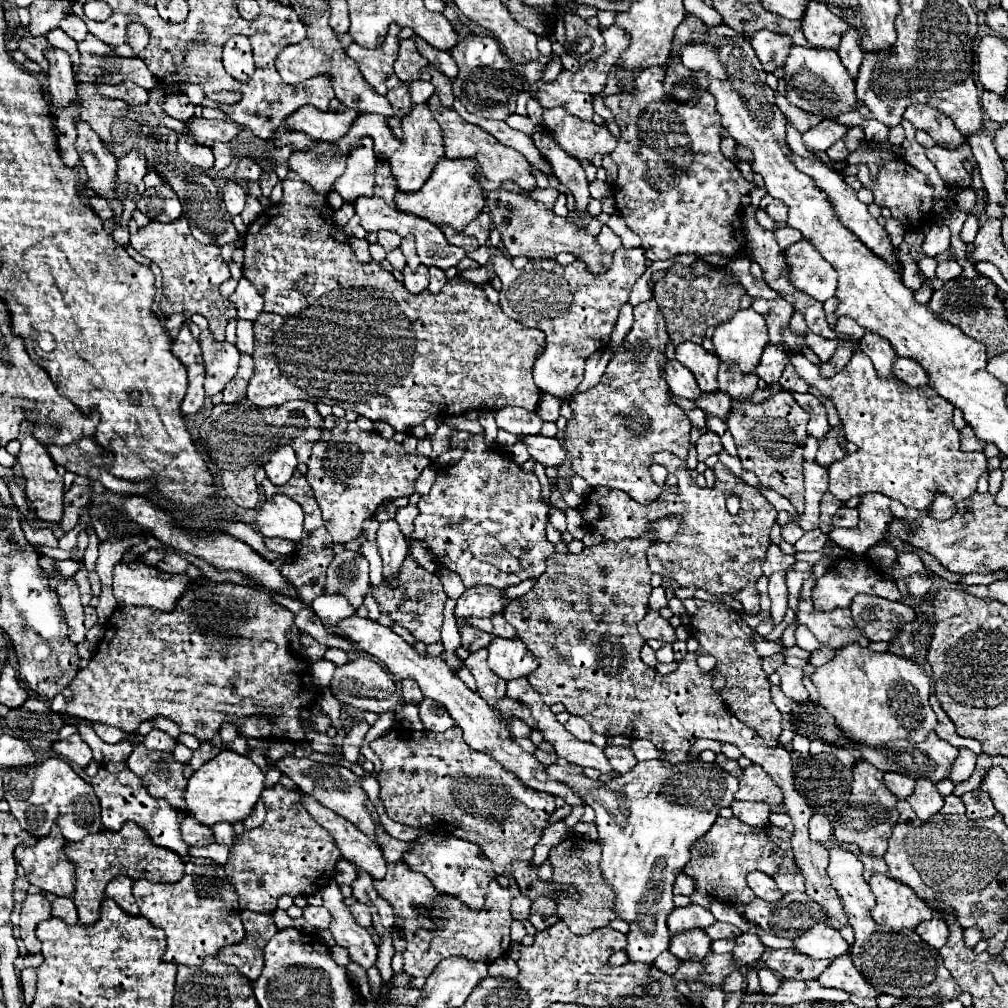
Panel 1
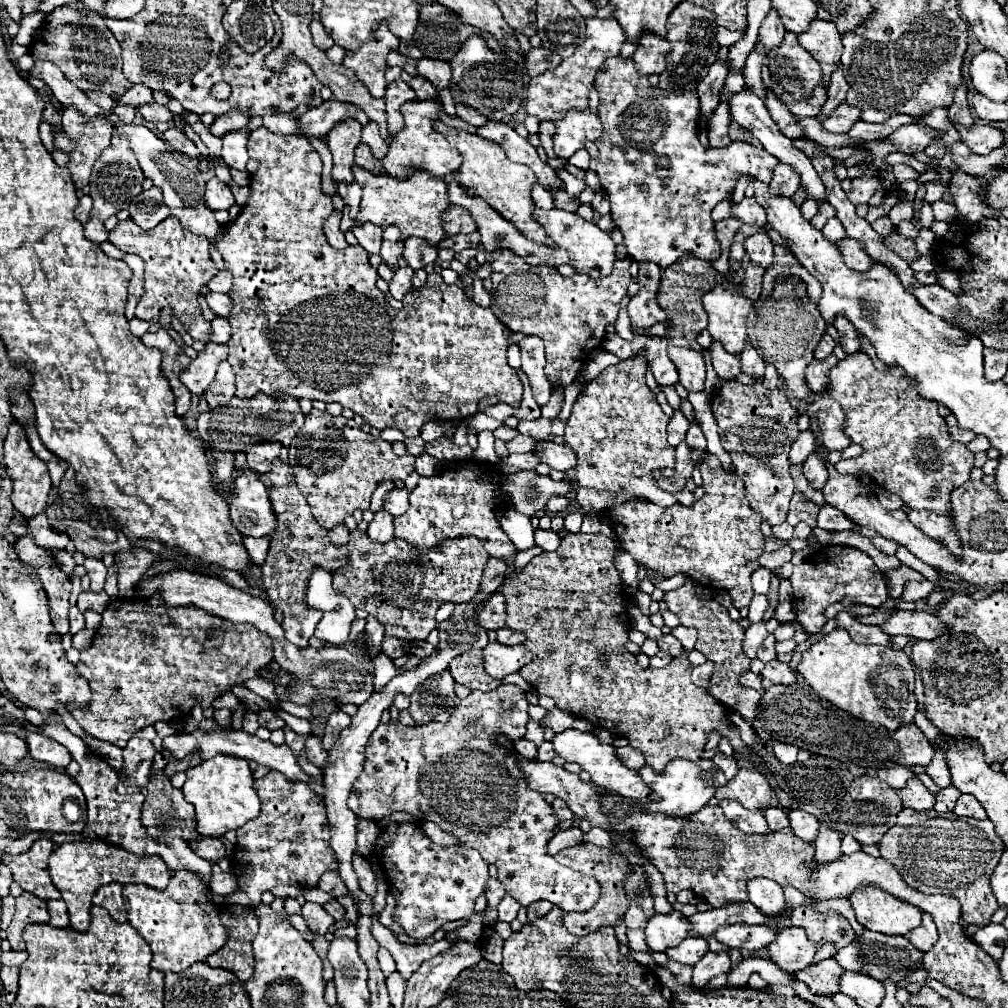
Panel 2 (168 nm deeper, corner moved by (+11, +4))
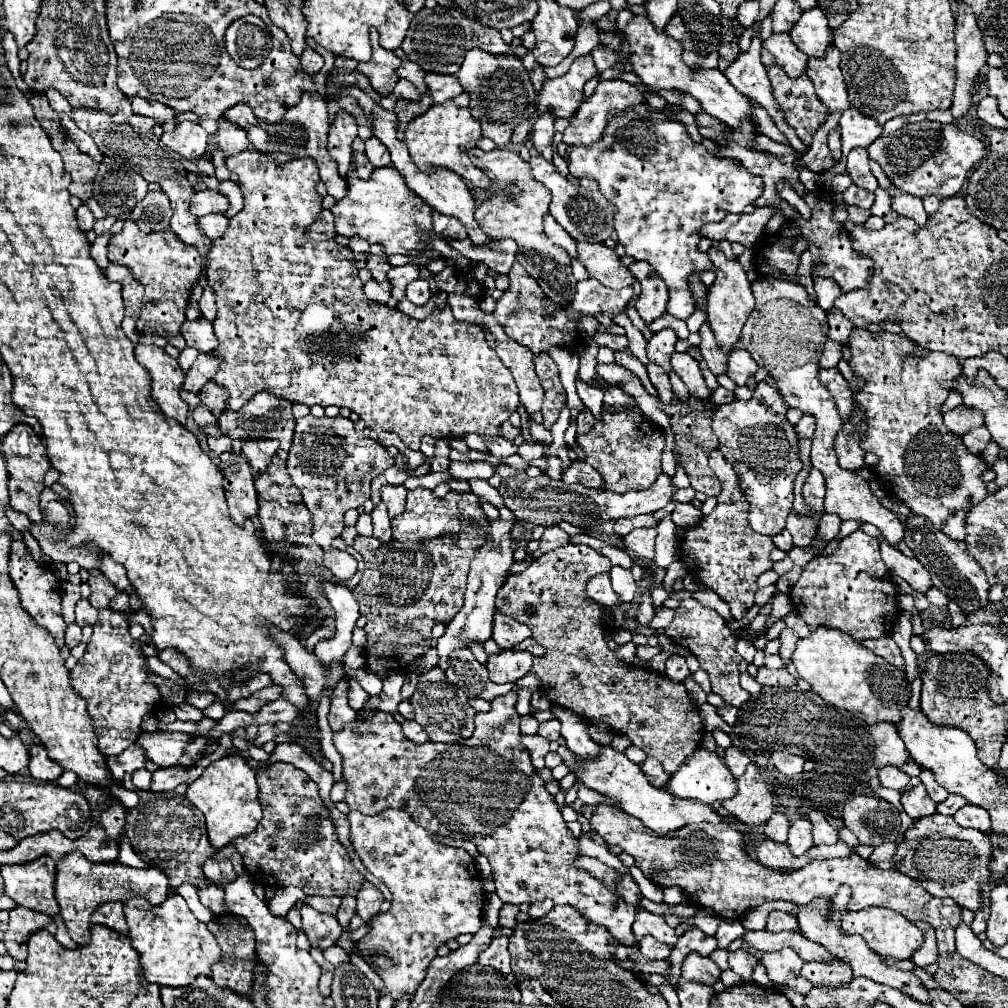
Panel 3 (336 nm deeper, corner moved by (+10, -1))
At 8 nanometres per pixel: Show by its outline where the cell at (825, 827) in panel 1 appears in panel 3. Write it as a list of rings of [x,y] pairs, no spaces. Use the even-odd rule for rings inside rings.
[[[803,817],[795,819],[791,829],[789,829],[789,839],[787,839],[787,845],[791,849],[791,853],[795,857],[803,855],[805,851],[809,851],[813,847],[813,837],[811,837],[811,823]]]

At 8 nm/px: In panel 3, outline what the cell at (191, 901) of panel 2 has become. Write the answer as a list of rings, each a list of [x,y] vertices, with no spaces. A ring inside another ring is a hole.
[[[171,893],[167,897],[165,903],[161,903],[159,907],[151,907],[143,897],[133,897],[125,903],[125,919],[129,925],[129,939],[133,943],[133,947],[139,951],[141,955],[141,967],[143,967],[143,975],[149,983],[157,983],[161,987],[185,987],[191,985],[191,981],[195,981],[199,975],[211,975],[211,965],[221,957],[221,949],[215,941],[215,937],[207,931],[207,925],[197,921],[193,917],[193,913],[189,911],[185,899],[177,893]]]

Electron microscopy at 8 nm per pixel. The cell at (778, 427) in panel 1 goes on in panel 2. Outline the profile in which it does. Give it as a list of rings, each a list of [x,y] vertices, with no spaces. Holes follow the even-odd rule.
[[[736,380],[724,382],[720,392],[712,398],[712,414],[718,424],[718,434],[722,438],[724,450],[730,454],[732,464],[736,468],[736,474],[744,480],[746,486],[746,498],[750,500],[750,506],[762,514],[768,524],[782,524],[788,516],[788,504],[794,494],[794,480],[790,476],[790,464],[788,464],[788,450],[790,444],[798,438],[798,412],[794,412],[792,404],[788,402],[788,396],[784,390],[768,390],[760,382],[754,386],[740,384]]]

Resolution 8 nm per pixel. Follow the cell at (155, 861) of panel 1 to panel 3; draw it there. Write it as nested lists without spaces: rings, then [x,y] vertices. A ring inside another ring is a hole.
[[[79,851],[69,853],[57,863],[55,897],[61,907],[61,917],[69,931],[69,937],[77,945],[87,945],[89,941],[89,917],[91,913],[107,901],[127,901],[135,895],[145,897],[151,905],[161,905],[169,895],[169,879],[159,869],[133,869],[121,863],[91,863]]]

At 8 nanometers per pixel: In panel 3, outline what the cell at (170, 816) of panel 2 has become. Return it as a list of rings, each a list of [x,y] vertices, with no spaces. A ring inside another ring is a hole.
[[[137,791],[139,803],[137,807],[129,809],[125,835],[133,851],[149,865],[161,869],[169,877],[169,887],[175,891],[179,885],[189,883],[195,889],[207,881],[203,877],[203,863],[215,855],[207,839],[205,817],[197,811],[185,795],[175,791],[153,793],[153,791]]]

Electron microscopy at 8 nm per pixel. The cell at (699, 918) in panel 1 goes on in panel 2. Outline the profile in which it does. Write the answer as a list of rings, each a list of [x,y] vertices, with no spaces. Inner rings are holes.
[[[672,910],[670,914],[656,914],[646,924],[646,942],[652,950],[666,950],[680,944],[690,932],[690,920]]]

